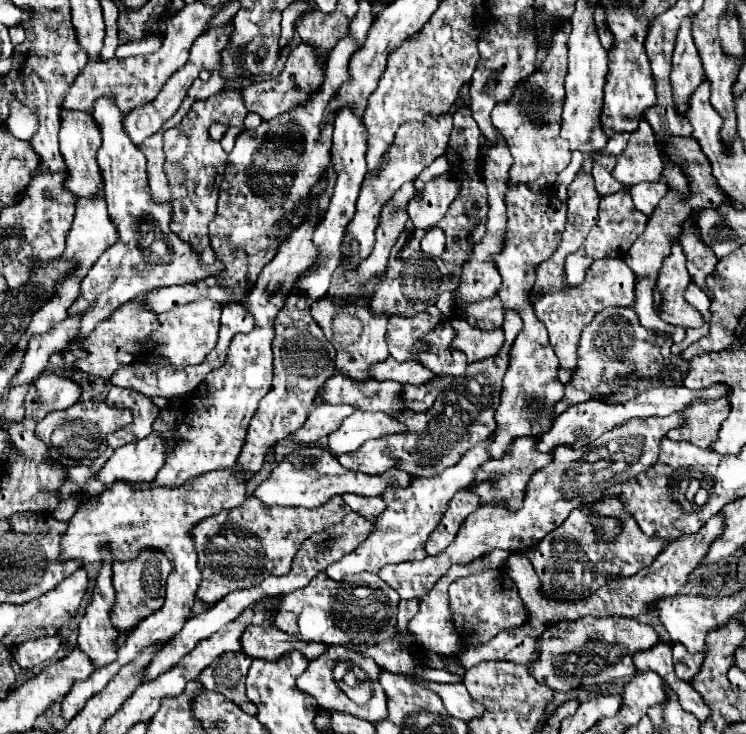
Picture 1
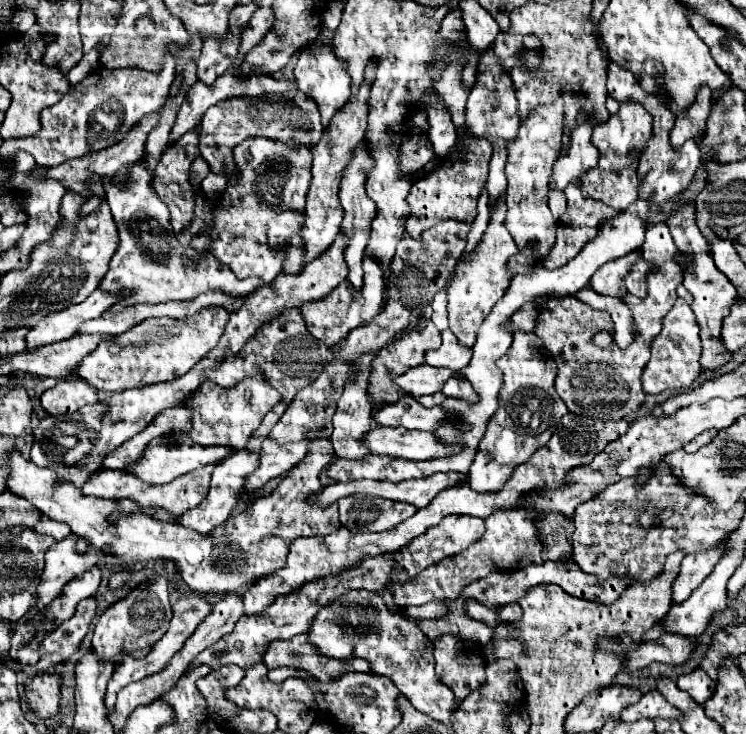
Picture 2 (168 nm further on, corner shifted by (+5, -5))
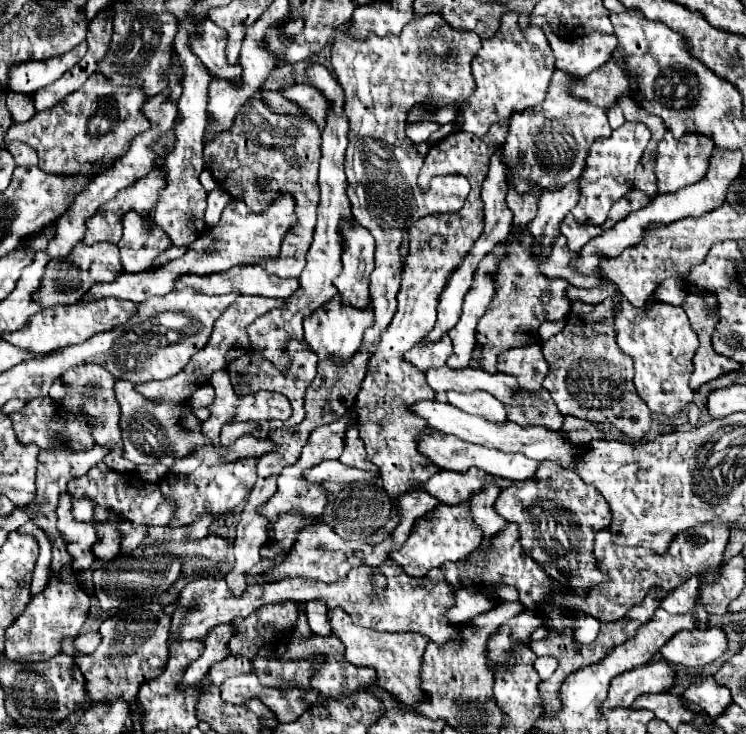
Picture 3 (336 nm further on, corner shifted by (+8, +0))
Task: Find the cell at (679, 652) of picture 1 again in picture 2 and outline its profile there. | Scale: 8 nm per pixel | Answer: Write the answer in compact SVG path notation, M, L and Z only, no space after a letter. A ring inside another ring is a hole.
M694 668L688 674L680 674L676 684L680 690L688 692L698 704L704 704L714 692L714 680L706 672L702 672L702 668Z

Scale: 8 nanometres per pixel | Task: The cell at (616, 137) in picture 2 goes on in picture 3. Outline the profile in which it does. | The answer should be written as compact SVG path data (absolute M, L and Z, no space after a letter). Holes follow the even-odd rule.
M625 123L613 131L609 139L599 139L591 145L591 153L587 155L587 167L579 179L579 203L571 211L579 223L601 225L607 219L607 211L615 201L619 201L633 187L635 167L651 139L651 133L643 123Z

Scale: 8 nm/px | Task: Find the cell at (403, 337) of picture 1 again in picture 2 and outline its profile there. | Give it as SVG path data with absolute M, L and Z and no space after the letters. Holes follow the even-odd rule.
M452 376L450 380L446 380L442 392L444 392L446 396L454 396L454 398L462 398L462 400L470 400L470 402L478 400L478 394L474 392L472 384L470 384L464 376Z

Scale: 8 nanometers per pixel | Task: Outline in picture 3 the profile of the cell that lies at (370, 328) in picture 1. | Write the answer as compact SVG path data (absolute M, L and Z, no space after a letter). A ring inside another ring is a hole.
M351 427L351 431L347 431L347 443L345 443L345 451L339 457L339 461L343 465L351 465L357 469L365 469L365 471L377 471L377 467L367 459L365 453L365 445L359 439L359 429Z

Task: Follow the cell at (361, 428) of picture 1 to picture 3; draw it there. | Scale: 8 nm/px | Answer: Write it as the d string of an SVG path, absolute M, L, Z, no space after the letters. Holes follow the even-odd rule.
M427 431L427 435L423 435L423 443L419 443L419 451L423 451L423 455L427 455L427 459L435 461L441 469L469 471L471 467L477 467L477 469L483 469L483 471L495 475L495 477L505 477L505 479L515 479L515 481L535 479L535 473L539 467L539 461L529 459L525 455L507 455L503 451L493 451L483 445L463 443L461 439L455 439L451 435L443 435L439 431Z

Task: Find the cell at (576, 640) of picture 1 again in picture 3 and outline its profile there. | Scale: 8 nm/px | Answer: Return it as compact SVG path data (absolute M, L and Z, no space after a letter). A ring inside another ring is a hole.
M719 627L679 631L663 645L661 655L671 665L703 667L717 661L727 651L727 635Z

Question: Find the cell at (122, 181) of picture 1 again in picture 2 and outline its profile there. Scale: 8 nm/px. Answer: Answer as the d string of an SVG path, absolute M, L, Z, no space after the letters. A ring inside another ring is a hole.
M132 164L128 168L128 178L118 186L112 176L102 178L106 198L114 216L114 222L118 226L118 250L110 260L110 268L106 276L100 280L100 290L108 294L120 294L128 292L128 296L116 300L108 312L118 314L128 306L148 302L168 302L168 300L192 300L200 292L206 290L220 290L232 296L246 296L254 292L256 288L264 286L262 280L258 278L246 278L238 280L230 268L224 264L218 264L210 252L200 252L194 248L184 248L174 240L172 236L172 226L170 226L170 216L166 204L160 200L152 186L152 176L142 168L140 164ZM160 212L160 216L158 216ZM122 244L132 244L128 248L122 248ZM158 246L158 248L154 248Z

